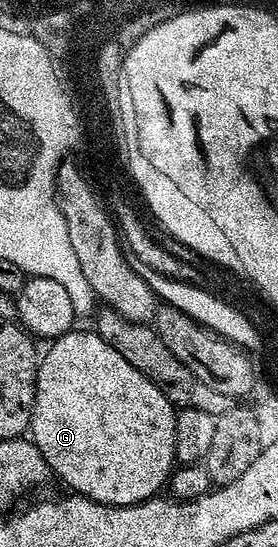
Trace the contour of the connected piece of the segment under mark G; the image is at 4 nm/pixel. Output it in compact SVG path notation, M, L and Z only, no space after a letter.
M70 330L56 337L50 343L53 345L46 352L44 349L43 355L40 357L37 365L37 389L35 390L31 439L34 444L39 446L43 458L48 462L50 473L56 479L58 476L69 487L66 489L72 490L78 496L86 496L95 502L110 504L116 508L141 504L145 500L154 499L160 493L157 491L166 487L167 481L175 468L177 459L175 454L175 418L178 409L174 408L172 402L165 397L163 390L159 390L159 386L155 386L155 382L151 382L143 374L139 374L139 370L135 370L135 366L131 366L131 362L127 362L127 358L123 358L123 354L119 354L119 350L115 350L115 346L108 344L96 330L77 331Z

